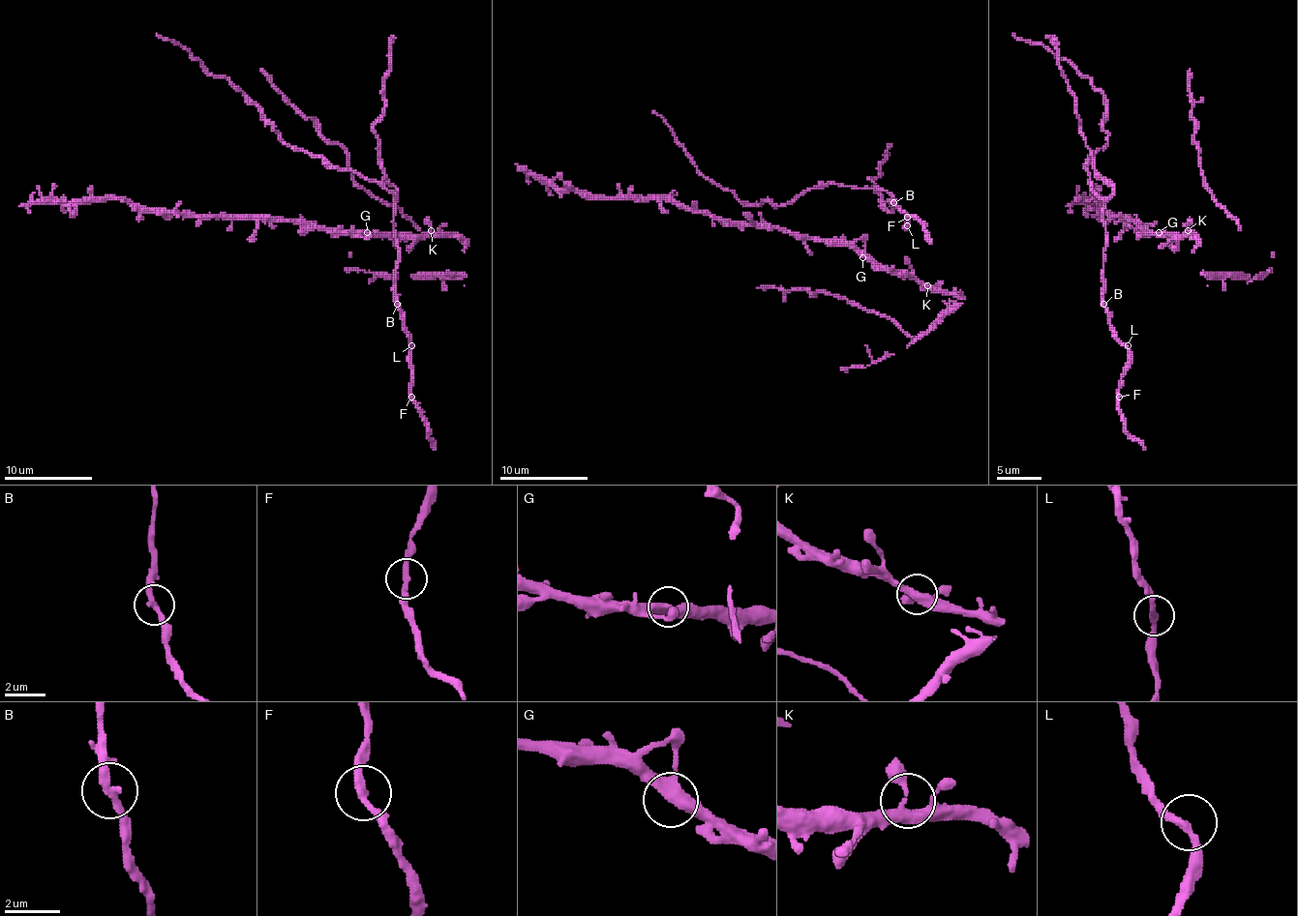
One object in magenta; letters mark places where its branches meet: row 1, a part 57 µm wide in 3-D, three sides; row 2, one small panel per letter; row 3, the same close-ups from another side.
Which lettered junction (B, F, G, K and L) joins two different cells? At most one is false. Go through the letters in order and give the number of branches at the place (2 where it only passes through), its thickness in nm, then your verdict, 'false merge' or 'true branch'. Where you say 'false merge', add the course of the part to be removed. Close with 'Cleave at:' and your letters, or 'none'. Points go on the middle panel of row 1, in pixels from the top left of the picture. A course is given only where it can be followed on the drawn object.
B: branches 3; calibre 240 nm; true branch
F: branches 2; calibre 280 nm; true branch
G: branches 3; calibre 400 nm; true branch
K: branches 3; calibre 300 nm; true branch
L: branches 2; calibre 280 nm; true branch
Cleave at: none

